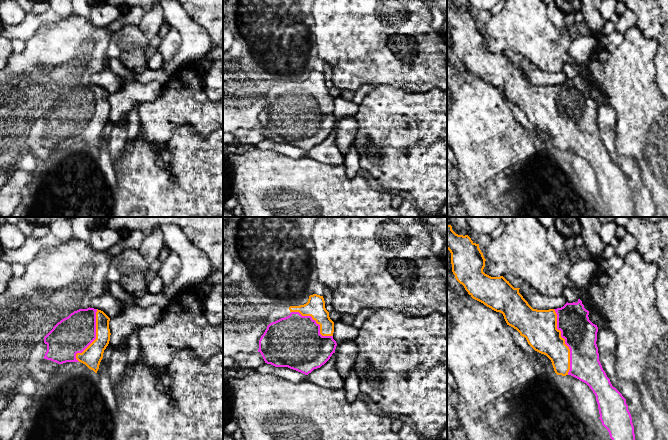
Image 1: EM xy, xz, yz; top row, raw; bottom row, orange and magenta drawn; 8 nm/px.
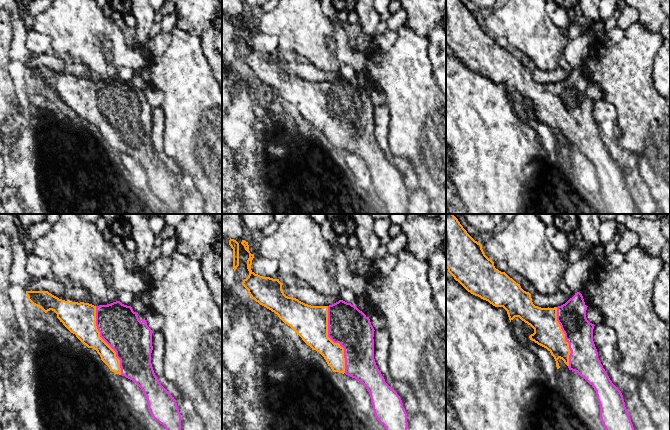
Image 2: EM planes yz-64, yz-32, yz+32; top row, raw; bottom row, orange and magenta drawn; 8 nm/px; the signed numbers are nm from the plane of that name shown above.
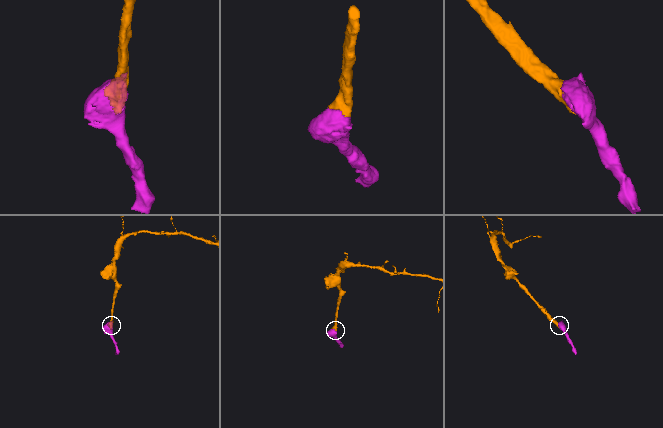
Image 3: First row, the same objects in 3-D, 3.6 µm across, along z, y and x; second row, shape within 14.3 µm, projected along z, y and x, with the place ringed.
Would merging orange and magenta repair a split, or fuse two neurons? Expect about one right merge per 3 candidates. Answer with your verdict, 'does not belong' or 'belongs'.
belongs

